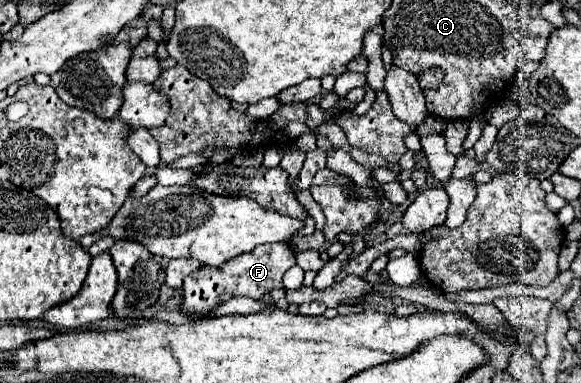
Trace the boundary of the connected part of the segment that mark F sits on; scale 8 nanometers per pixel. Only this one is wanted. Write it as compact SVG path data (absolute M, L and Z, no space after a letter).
M261 244L253 252L245 256L237 256L229 260L229 264L221 264L219 268L199 268L183 280L183 296L181 296L181 312L193 316L195 320L205 318L213 308L227 302L233 296L249 296L253 300L261 300L275 288L283 288L281 276L285 270L295 266L295 254L289 244Z

